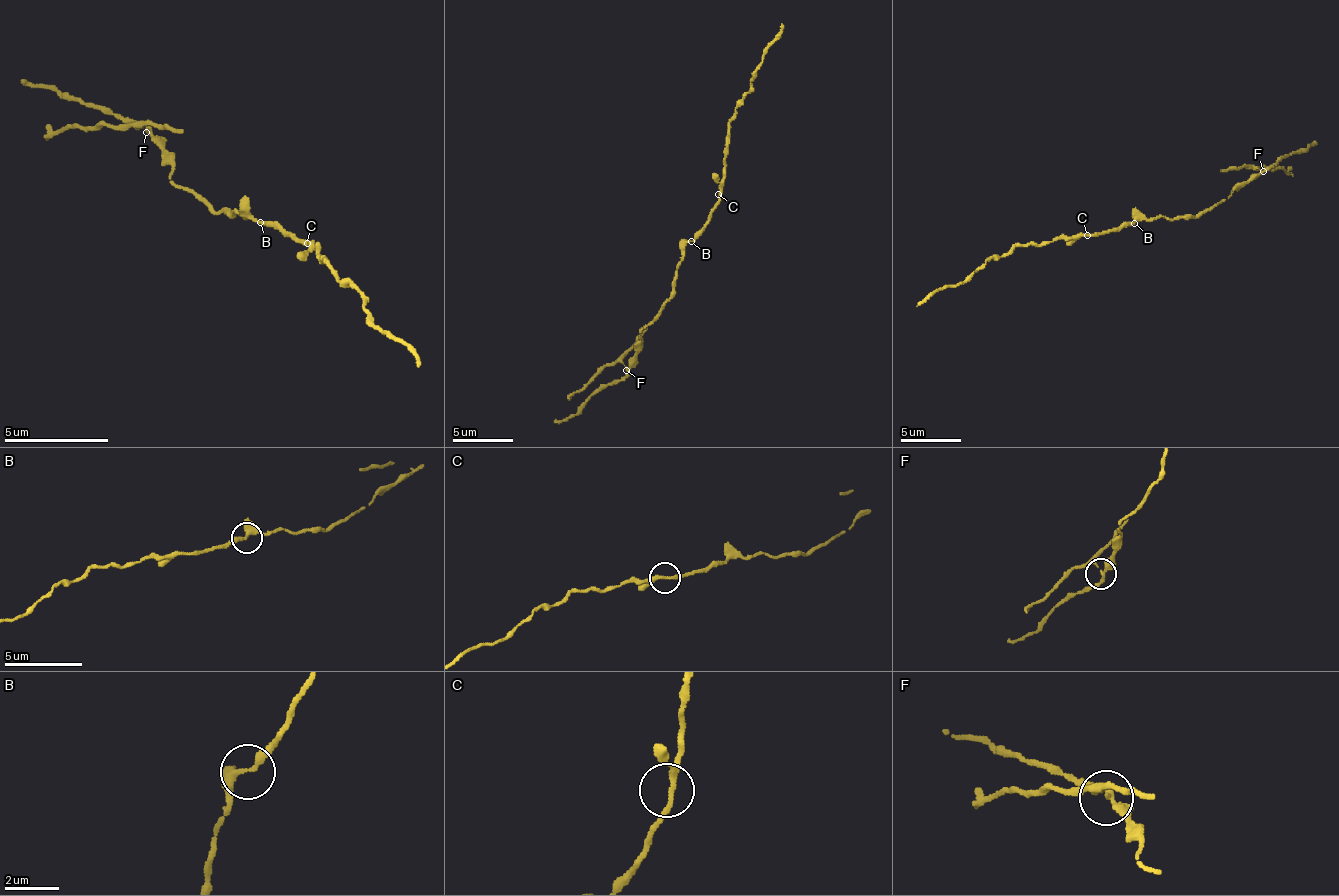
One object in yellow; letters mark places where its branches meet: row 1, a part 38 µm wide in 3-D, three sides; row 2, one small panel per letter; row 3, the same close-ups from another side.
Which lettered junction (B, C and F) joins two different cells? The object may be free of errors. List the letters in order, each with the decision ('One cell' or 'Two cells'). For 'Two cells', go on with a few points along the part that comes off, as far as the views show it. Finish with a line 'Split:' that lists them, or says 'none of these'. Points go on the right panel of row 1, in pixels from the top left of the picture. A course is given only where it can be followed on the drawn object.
B: One cell
C: One cell
F: Two cells. Course of the part to remove: (1263, 172), (1254, 169), (1284, 169), (1293, 175)
Split: F

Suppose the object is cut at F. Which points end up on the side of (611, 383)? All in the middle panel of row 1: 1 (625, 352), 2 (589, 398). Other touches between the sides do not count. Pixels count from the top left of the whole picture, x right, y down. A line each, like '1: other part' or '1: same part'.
1: other part
2: same part

